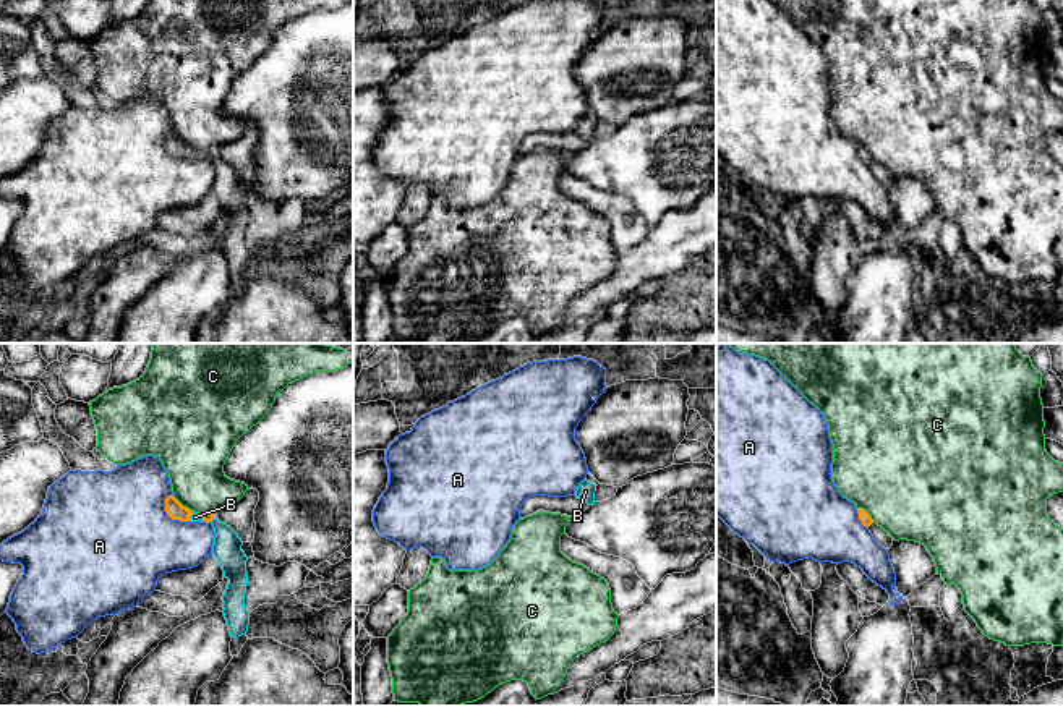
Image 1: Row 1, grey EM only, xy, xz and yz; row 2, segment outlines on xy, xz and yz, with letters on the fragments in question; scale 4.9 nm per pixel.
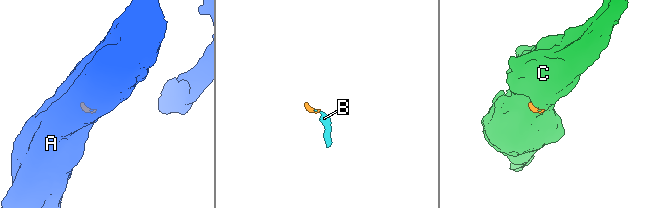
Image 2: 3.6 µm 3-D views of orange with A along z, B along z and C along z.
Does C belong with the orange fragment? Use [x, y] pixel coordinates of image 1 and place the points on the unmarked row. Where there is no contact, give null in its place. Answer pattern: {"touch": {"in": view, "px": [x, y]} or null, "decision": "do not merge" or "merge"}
{"touch": {"in": "xy", "px": [180, 141]}, "decision": "do not merge"}

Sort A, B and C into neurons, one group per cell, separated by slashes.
A / B / C

